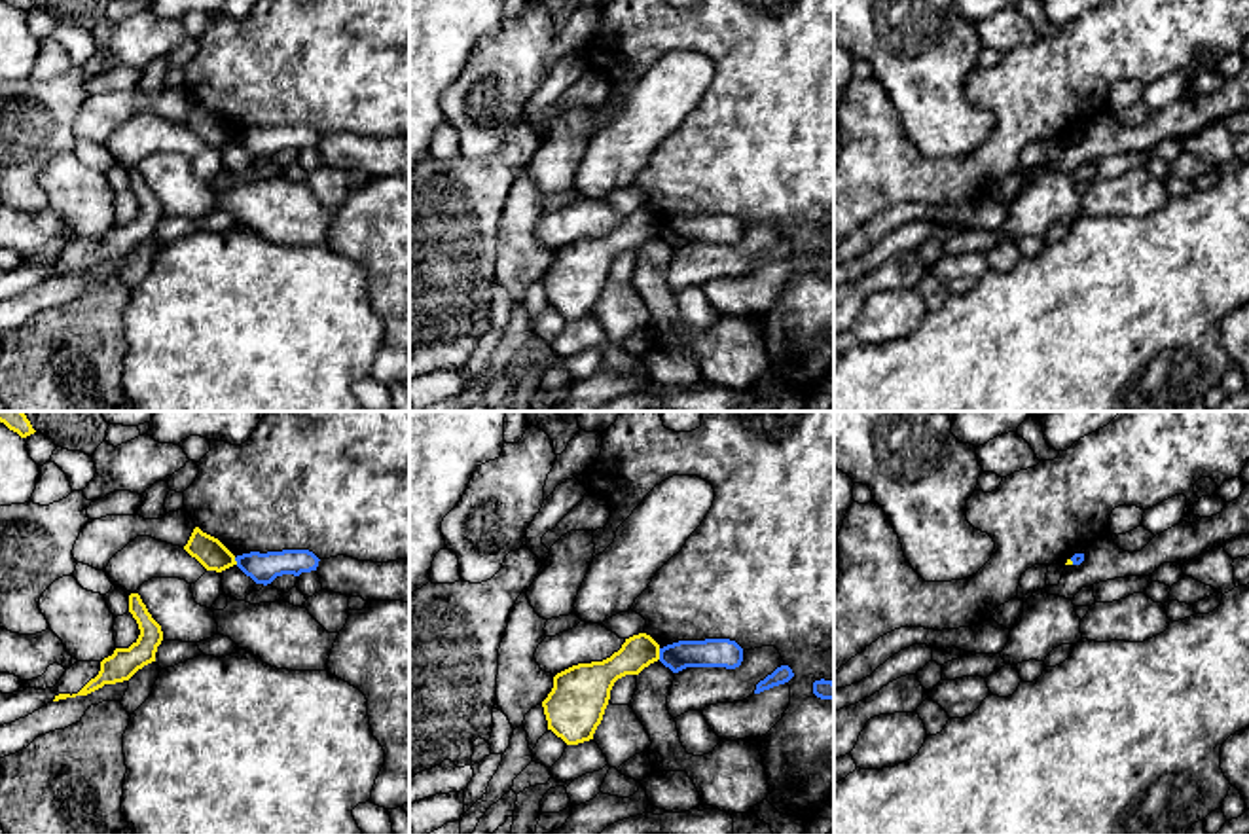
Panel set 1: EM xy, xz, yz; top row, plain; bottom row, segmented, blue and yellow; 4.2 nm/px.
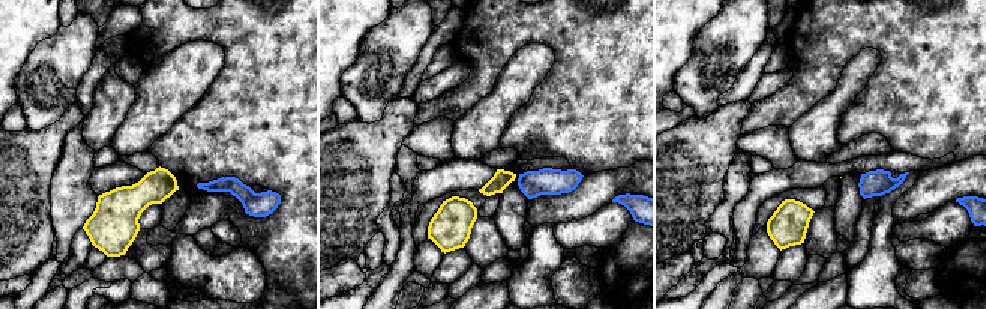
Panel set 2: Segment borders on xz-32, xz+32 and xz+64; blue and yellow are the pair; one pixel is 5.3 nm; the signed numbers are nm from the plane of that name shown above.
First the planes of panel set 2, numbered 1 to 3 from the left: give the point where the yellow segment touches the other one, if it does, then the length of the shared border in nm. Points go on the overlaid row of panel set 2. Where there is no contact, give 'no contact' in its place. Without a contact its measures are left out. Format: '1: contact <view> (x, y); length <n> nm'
1: no contact
2: no contact
3: no contact

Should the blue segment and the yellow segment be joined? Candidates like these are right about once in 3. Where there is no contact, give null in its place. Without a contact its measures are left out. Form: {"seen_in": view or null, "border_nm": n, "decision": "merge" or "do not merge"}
{"seen_in": "xz", "border_nm": 50, "decision": "do not merge"}

